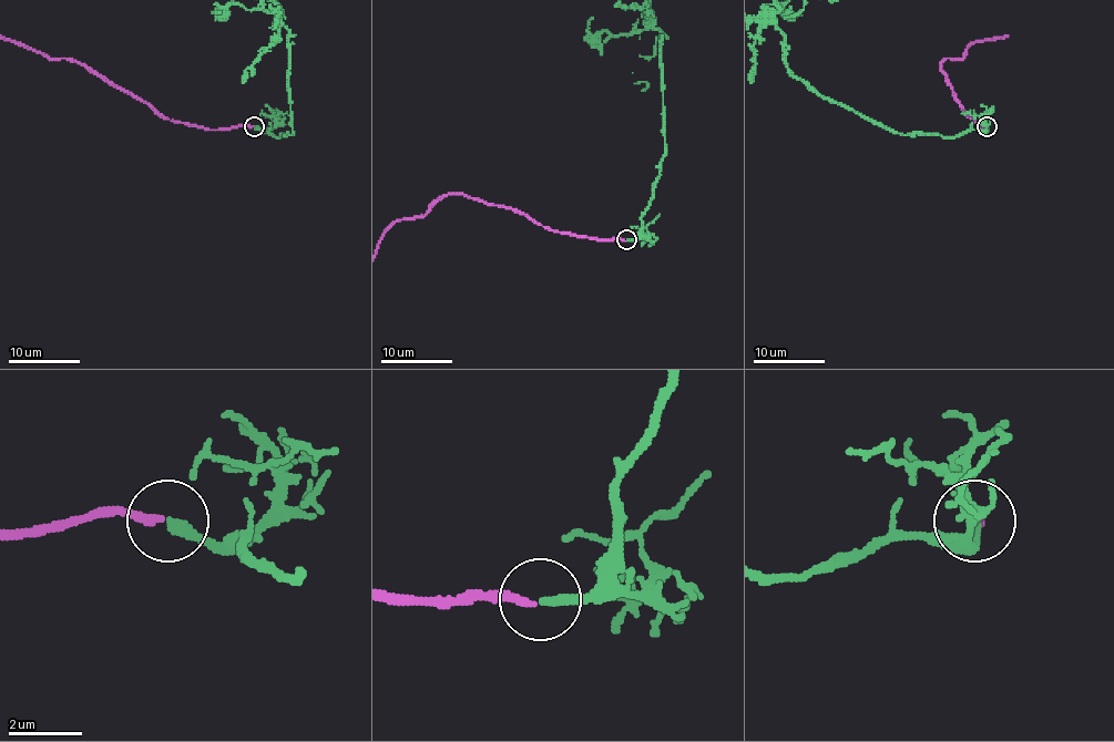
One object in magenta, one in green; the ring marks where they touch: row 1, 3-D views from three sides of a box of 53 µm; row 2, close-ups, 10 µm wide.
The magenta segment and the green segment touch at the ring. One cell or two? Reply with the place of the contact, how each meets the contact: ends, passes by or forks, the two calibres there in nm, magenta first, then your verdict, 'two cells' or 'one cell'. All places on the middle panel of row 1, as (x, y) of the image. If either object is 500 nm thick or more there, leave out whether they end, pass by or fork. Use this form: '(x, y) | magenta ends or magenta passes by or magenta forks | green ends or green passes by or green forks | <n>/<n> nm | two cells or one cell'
(626, 239) | magenta ends | green ends | 220/260 nm | one cell

